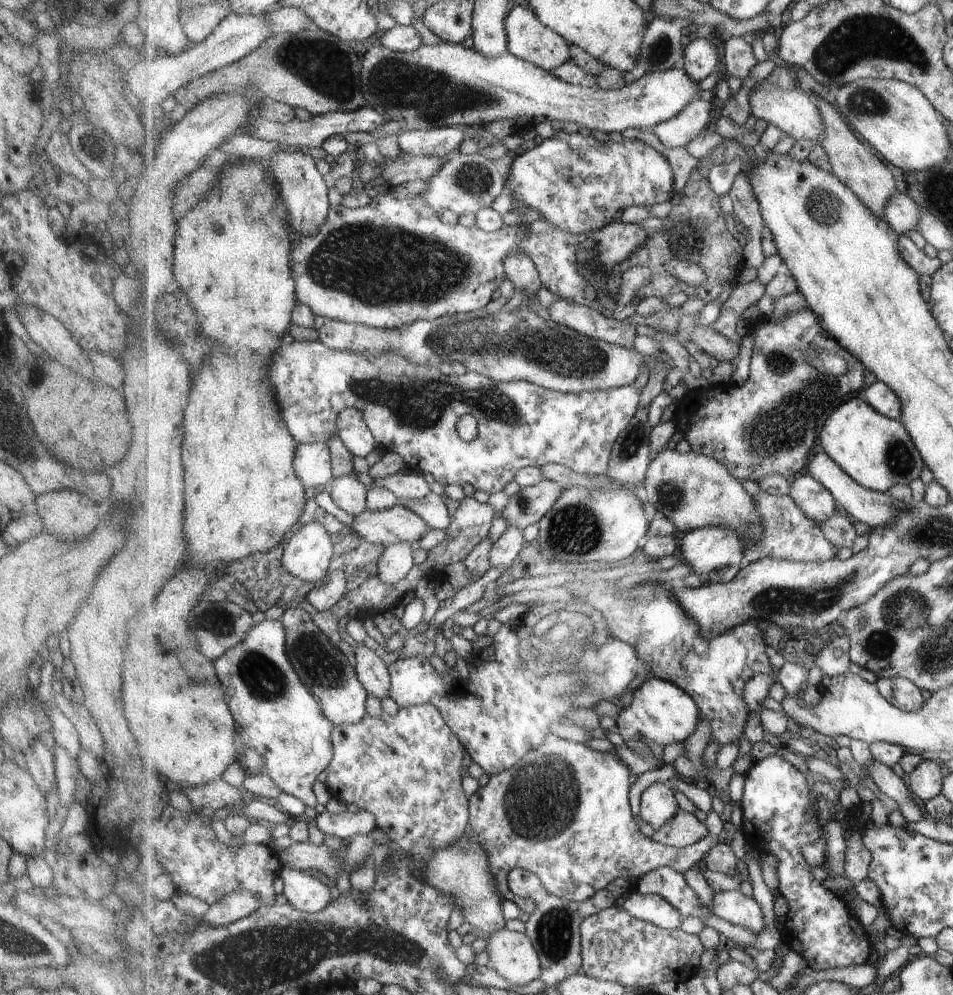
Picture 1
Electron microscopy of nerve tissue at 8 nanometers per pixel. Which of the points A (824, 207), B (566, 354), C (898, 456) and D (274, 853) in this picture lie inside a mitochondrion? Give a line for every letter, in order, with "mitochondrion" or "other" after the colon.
A: mitochondrion
B: mitochondrion
C: mitochondrion
D: other

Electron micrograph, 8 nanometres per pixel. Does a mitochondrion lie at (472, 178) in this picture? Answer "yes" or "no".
yes

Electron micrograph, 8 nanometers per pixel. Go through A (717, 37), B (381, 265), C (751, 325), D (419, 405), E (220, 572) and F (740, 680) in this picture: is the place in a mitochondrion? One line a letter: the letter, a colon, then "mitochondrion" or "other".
A: other
B: mitochondrion
C: other
D: mitochondrion
E: other
F: other

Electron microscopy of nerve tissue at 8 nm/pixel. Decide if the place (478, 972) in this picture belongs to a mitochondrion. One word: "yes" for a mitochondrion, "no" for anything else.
no

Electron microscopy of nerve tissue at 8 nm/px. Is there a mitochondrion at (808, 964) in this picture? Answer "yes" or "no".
no

